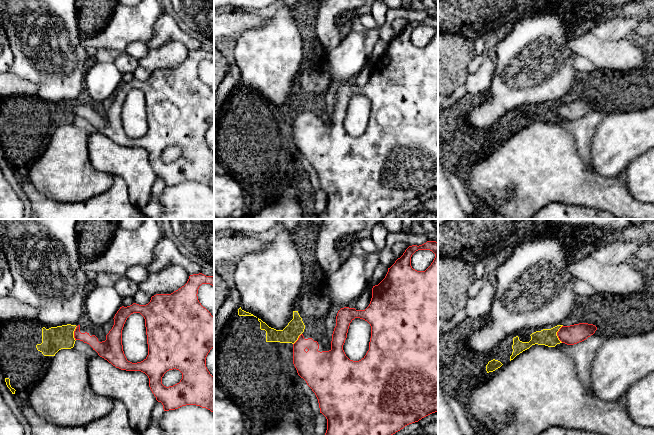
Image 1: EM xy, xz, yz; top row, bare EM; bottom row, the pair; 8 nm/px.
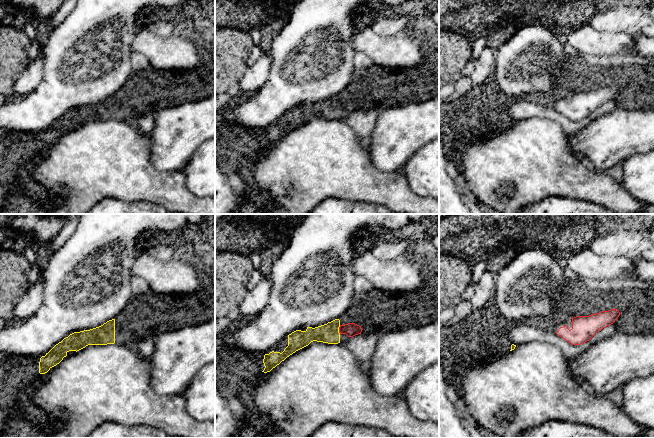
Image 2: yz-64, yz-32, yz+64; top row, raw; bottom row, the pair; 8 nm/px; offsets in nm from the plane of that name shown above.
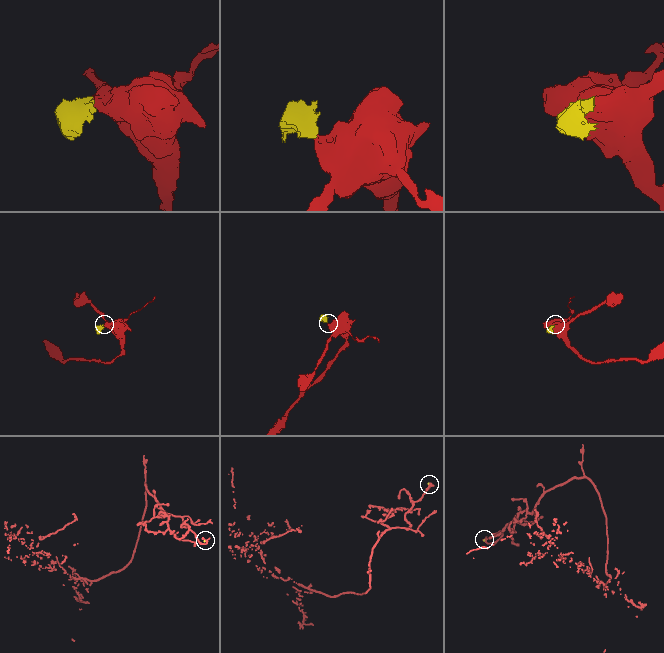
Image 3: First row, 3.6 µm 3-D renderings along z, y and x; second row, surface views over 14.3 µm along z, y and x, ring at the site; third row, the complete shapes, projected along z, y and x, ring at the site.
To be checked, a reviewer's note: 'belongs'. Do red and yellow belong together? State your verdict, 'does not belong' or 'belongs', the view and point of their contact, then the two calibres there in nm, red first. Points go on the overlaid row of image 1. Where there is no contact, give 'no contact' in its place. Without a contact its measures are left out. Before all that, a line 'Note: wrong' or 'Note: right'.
Note: wrong
does not belong; contact yz (557, 334); calibres 160 and 140 nm

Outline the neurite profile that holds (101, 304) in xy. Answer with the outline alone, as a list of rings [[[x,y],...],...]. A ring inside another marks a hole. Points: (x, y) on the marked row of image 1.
[[[96,286],[85,299],[85,319],[94,328],[101,328],[113,319],[122,307],[122,297],[113,286]]]

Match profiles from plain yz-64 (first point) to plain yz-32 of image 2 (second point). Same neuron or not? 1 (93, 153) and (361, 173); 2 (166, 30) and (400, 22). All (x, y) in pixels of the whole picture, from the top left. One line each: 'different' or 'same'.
1: same
2: same

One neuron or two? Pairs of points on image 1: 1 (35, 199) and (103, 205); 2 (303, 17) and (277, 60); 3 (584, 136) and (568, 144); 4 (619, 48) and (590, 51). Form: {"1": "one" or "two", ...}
{"1": "one", "2": "two", "3": "two", "4": "one"}

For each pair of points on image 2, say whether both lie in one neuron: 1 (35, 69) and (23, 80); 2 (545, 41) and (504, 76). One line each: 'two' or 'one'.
1: one
2: one

